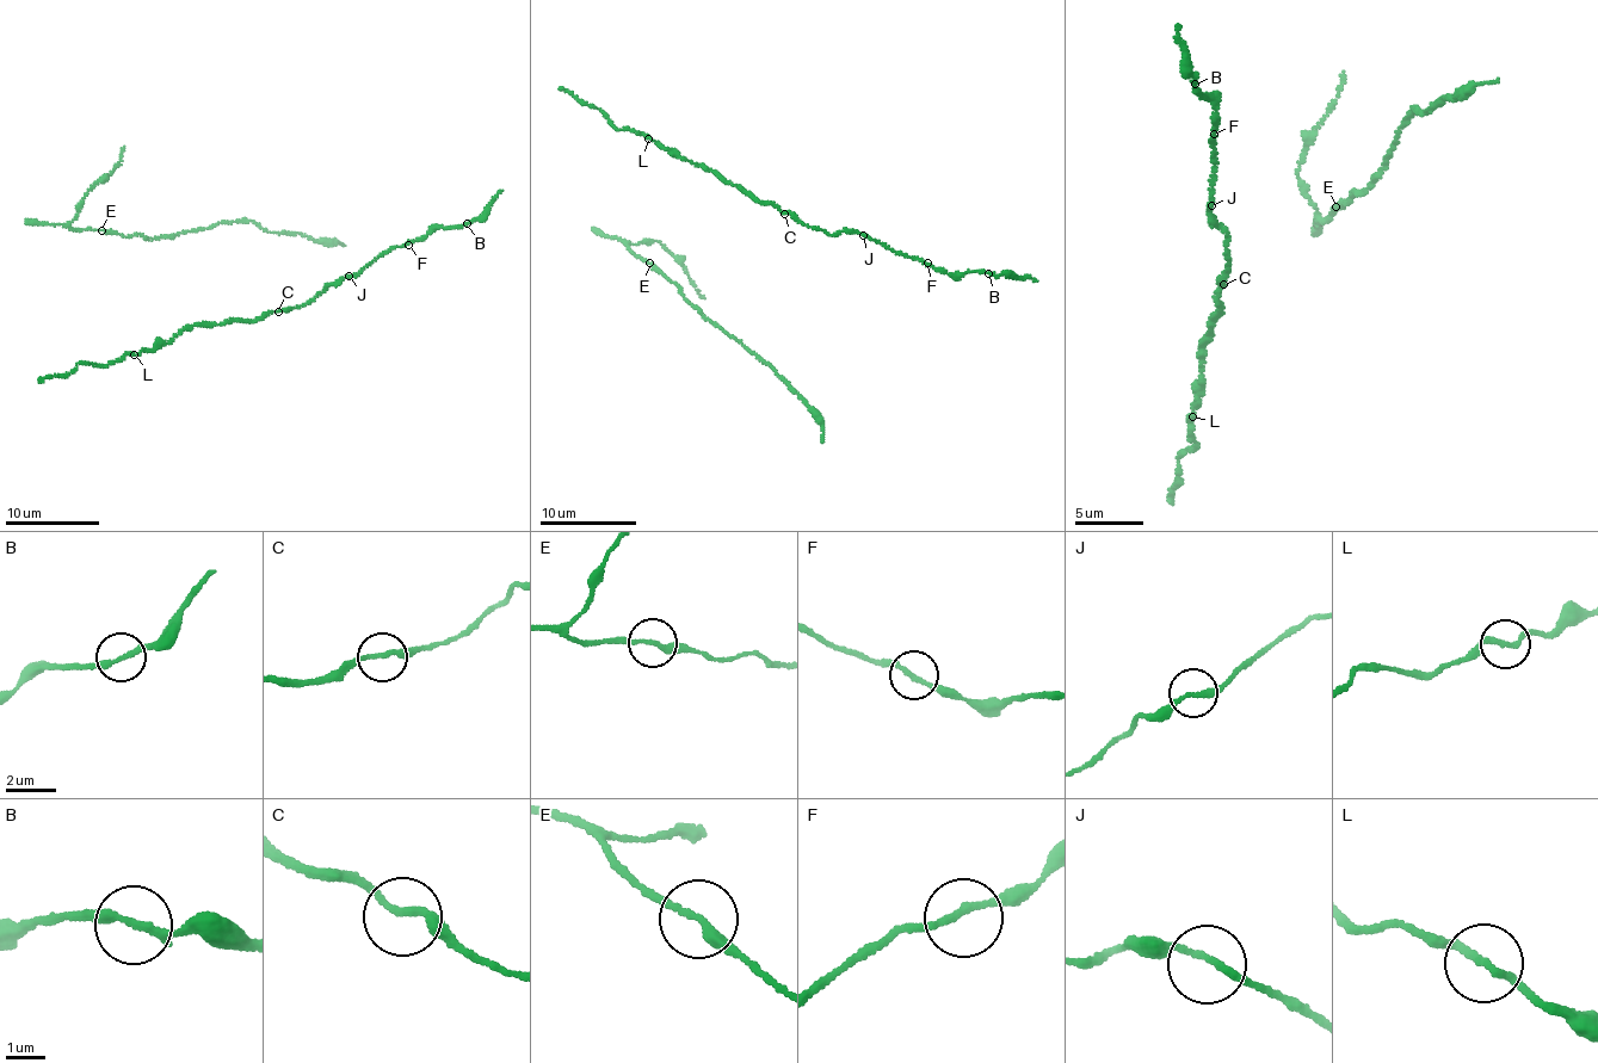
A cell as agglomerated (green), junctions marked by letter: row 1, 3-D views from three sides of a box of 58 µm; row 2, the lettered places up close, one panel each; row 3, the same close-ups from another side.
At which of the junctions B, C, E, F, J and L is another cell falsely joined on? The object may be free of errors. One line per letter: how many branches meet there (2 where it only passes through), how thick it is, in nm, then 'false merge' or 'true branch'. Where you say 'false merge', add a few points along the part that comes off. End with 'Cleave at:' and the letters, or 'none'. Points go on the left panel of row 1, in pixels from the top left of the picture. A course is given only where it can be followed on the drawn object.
B: branches 2; calibre 200 nm; true branch
C: branches 2; calibre 190 nm; true branch
E: branches 2; calibre 200 nm; true branch
F: branches 2; calibre 180 nm; true branch
J: branches 2; calibre 180 nm; true branch
L: branches 2; calibre 200 nm; true branch
Cleave at: none

